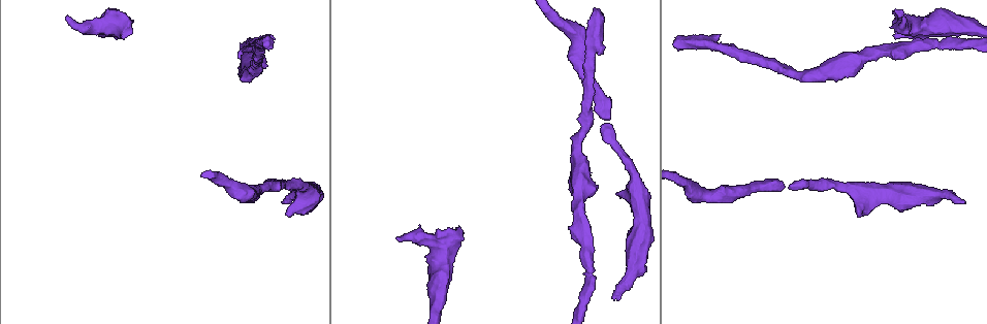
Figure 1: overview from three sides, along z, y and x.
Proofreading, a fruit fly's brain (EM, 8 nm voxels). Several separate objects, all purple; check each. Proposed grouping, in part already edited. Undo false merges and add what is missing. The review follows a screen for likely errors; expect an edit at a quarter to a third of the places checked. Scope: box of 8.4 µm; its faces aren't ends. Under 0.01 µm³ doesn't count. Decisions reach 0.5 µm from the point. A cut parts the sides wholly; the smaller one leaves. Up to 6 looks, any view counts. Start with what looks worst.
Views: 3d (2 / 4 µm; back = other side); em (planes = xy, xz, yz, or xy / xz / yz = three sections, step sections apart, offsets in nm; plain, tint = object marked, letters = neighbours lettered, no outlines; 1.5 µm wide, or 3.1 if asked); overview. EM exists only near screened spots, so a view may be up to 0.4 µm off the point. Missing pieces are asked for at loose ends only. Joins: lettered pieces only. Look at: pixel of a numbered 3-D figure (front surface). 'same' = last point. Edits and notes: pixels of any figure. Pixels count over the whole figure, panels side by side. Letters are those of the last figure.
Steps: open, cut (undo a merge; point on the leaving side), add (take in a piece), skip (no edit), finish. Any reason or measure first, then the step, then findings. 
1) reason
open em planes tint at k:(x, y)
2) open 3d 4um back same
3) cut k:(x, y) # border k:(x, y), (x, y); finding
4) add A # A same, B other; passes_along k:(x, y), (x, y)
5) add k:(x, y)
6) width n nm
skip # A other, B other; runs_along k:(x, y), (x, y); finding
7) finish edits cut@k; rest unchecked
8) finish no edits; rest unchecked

branch stops here
open 3d 4um back at 1:(962, 201)

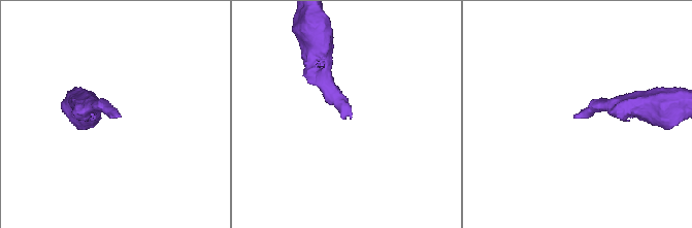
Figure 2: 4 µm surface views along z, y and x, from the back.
open em planes plain at 2:(351, 112)

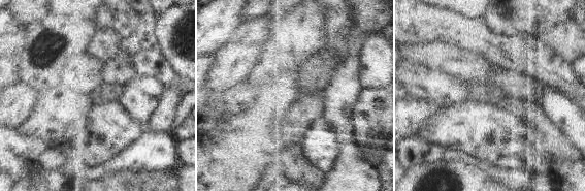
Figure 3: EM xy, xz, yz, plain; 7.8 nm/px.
see the neighbours
open em planes letters same

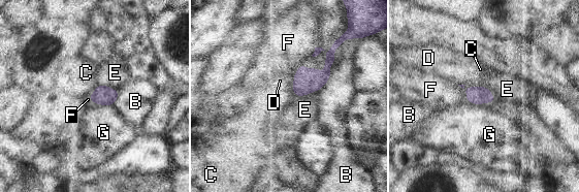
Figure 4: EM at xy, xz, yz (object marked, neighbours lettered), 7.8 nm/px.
skip # B other, C other, D other, E other, F other, G other; border 4:(457, 85), (464, 90), (467, 100); none of them fits

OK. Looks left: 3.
stops while still wide
open em xz step 4 tint at 1:(457, 228)

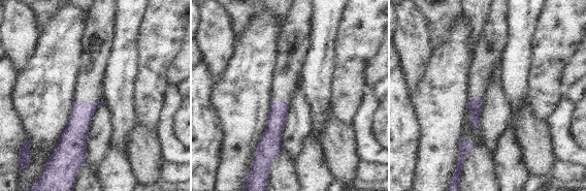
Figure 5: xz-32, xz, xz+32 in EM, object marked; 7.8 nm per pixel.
cut it another way
open em xy step 4 letters same

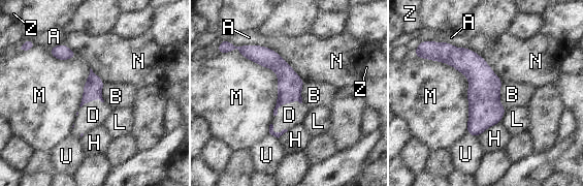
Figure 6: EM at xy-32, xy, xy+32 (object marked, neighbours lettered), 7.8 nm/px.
add 6:(289, 115) # A other, B other, D same, H other, L other, M other, N other, U other, Z other; passes_along 6:(290, 85), (285, 102), (289, 115); it goes on there

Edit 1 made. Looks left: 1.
narrows sharply
open em planes letters at 1:(936, 45)

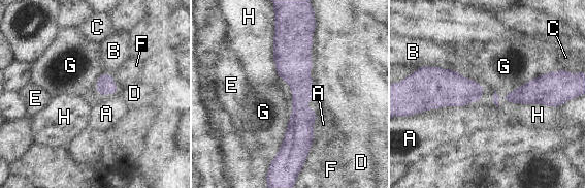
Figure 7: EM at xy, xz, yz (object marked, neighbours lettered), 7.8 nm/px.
longest_contact A 500 nm
skip # A other, B other, C other, D other, E other, F other, G other, H other; runs_along 7:(295, 32), (300, 130), (285, 156); all the same neuron

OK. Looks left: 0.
finish edits add@6; rest unchecked

